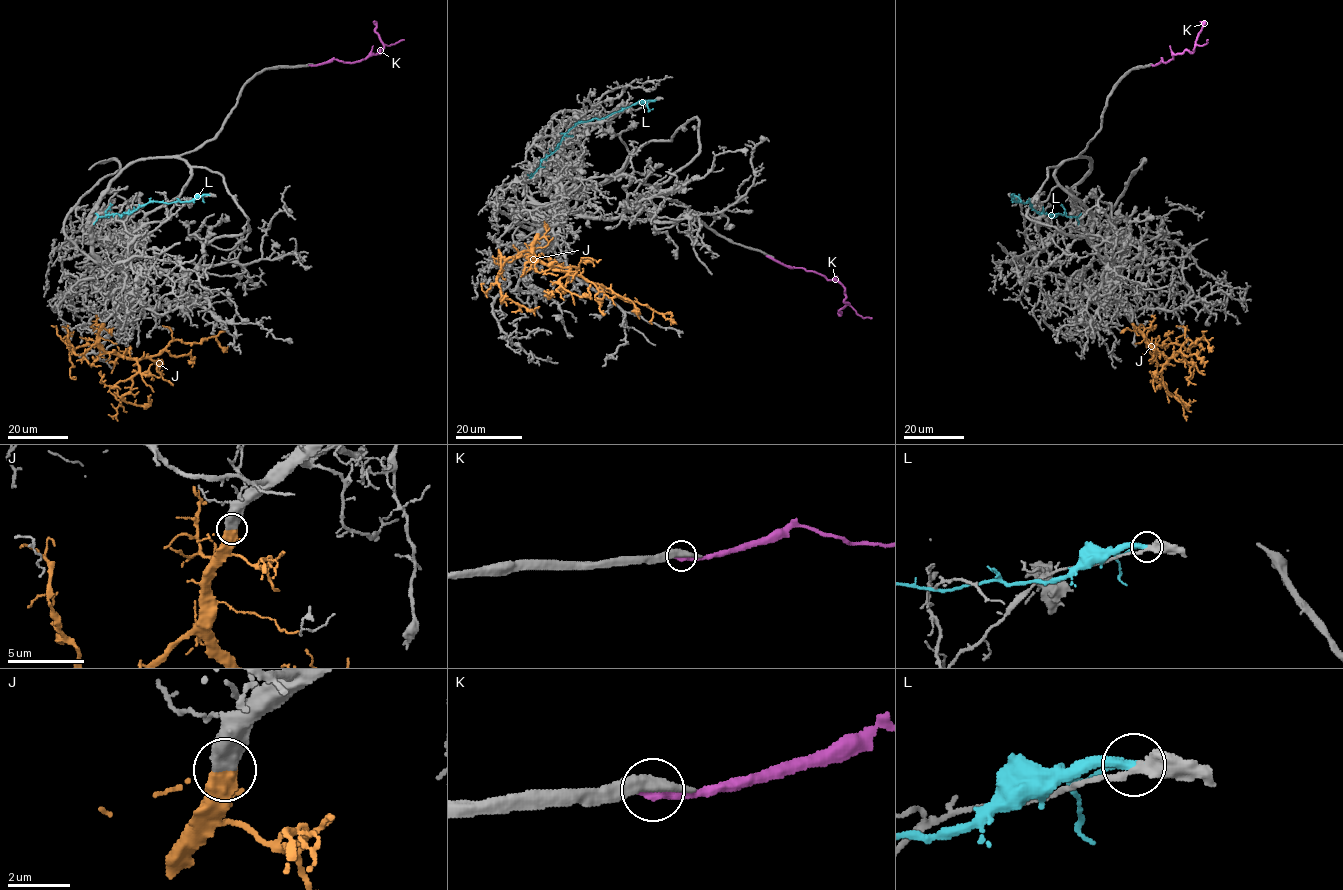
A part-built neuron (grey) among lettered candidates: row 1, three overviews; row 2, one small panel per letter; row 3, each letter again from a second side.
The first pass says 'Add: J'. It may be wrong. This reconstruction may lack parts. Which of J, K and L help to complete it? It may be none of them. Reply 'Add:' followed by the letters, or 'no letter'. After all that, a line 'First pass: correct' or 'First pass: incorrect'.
Add: J
First pass: correct

